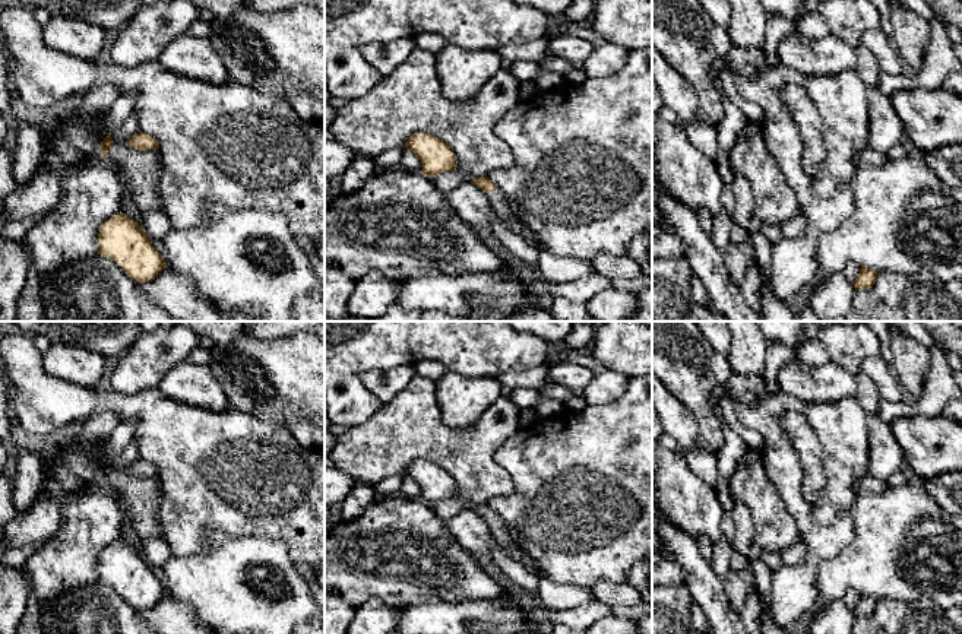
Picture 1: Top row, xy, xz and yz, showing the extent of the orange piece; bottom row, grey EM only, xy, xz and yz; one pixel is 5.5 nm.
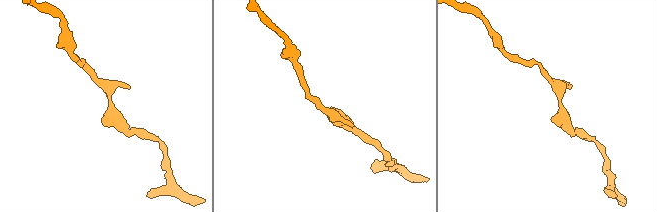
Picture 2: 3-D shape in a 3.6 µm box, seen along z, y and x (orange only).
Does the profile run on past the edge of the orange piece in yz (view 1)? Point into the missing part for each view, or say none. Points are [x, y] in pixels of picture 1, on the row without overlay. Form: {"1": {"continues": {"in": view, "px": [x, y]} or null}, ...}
{"1": {"continues": null}}

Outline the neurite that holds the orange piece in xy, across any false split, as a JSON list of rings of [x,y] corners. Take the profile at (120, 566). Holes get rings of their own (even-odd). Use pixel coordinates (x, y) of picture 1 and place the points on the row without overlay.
[[[124,541],[107,546],[98,561],[98,581],[114,587],[137,611],[151,608],[165,595],[143,555]]]

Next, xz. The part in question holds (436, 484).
[[[427,460],[412,462],[406,470],[423,491],[423,501],[434,505],[444,498],[456,497],[456,485],[447,470]]]

